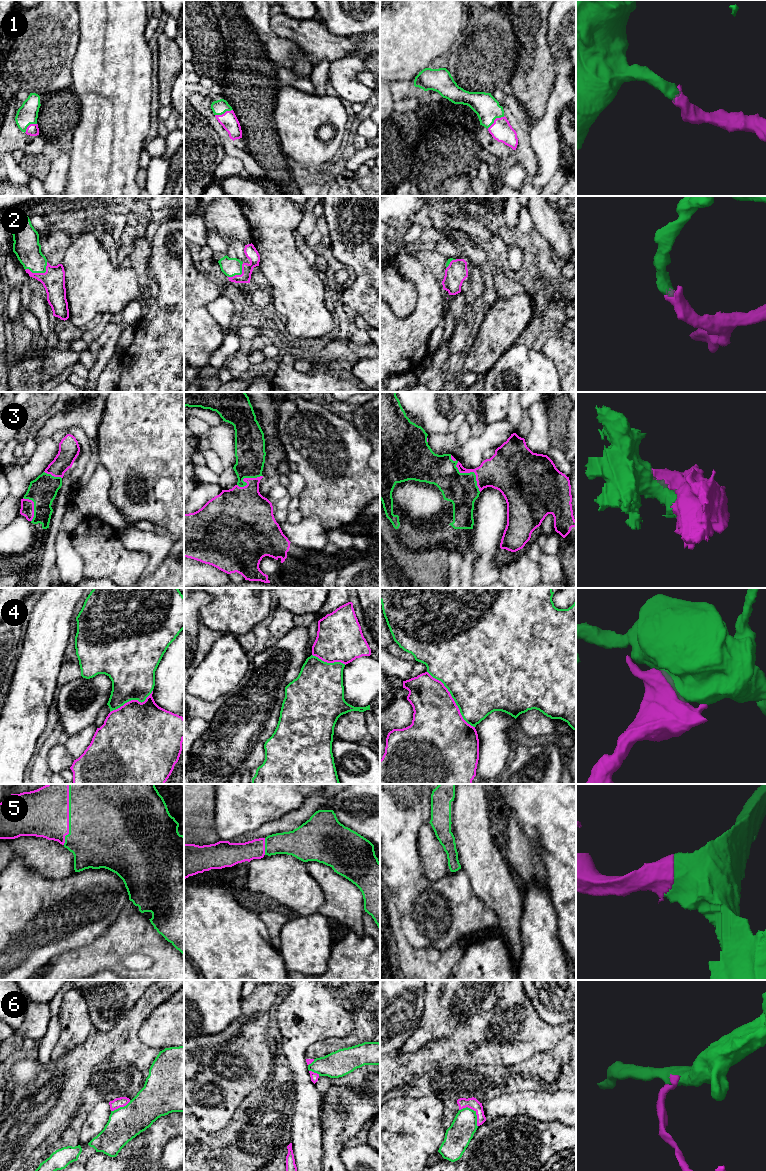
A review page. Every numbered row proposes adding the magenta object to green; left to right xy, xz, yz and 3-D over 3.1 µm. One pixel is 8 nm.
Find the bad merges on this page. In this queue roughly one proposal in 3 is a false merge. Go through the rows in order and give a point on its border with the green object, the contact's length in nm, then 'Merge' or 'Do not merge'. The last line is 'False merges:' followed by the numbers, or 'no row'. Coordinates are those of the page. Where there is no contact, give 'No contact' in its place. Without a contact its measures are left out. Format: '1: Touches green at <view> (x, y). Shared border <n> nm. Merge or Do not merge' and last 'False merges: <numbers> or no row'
1: Touches green at yz (495, 118). Shared border 170 nm. Merge
2: Touches green at xy (39, 272). Shared border 200 nm. Merge
3: Touches green at yz (466, 473). Shared border 380 nm. Merge
4: Touches green at yz (453, 698). Shared border 600 nm. Do not merge
5: Touches green at xy (69, 814). Shared border 500 nm. Merge
6: Touches green at yz (474, 1111). Shared border 200 nm. Do not merge
False merges: 4, 6

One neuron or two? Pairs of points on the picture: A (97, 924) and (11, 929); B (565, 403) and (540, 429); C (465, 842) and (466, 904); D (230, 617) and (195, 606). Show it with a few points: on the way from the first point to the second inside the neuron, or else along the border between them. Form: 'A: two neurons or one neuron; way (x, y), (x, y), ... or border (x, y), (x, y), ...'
A: one neuron; way (76, 928), (32, 927)
B: two neurons; border (544, 402), (547, 408), (549, 439), (552, 444)
C: two neurons; border (461, 867), (475, 893)
D: two neurons; border (212, 598), (201, 608), (199, 621)

